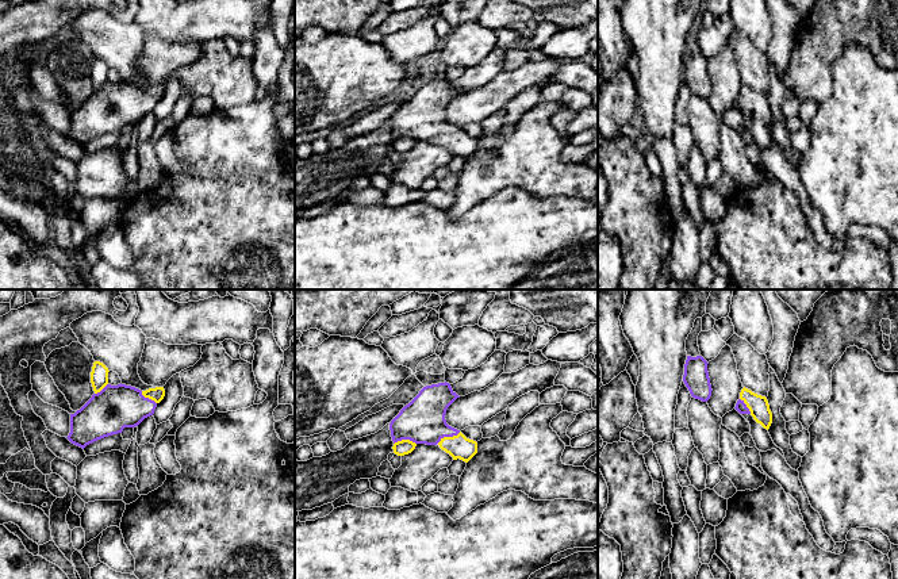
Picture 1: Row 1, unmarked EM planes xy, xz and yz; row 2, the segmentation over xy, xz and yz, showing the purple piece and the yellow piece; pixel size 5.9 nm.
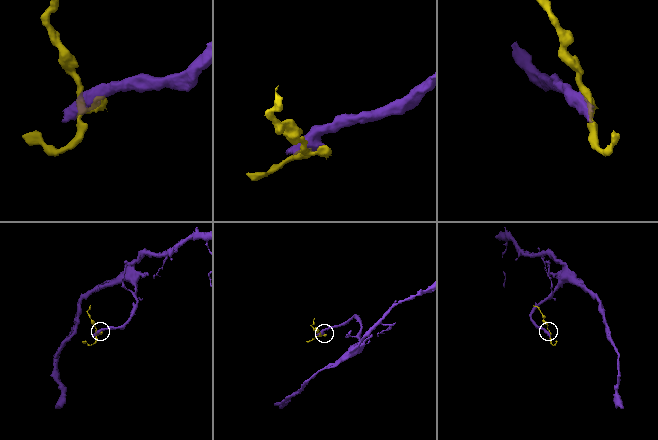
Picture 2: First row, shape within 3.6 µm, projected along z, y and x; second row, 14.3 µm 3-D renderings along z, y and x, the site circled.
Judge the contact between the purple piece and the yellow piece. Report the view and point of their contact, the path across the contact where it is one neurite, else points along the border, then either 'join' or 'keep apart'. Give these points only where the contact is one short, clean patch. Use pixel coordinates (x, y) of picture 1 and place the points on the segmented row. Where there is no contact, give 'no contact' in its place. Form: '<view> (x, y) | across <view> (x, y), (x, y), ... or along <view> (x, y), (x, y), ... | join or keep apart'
xz (448, 436) | join

